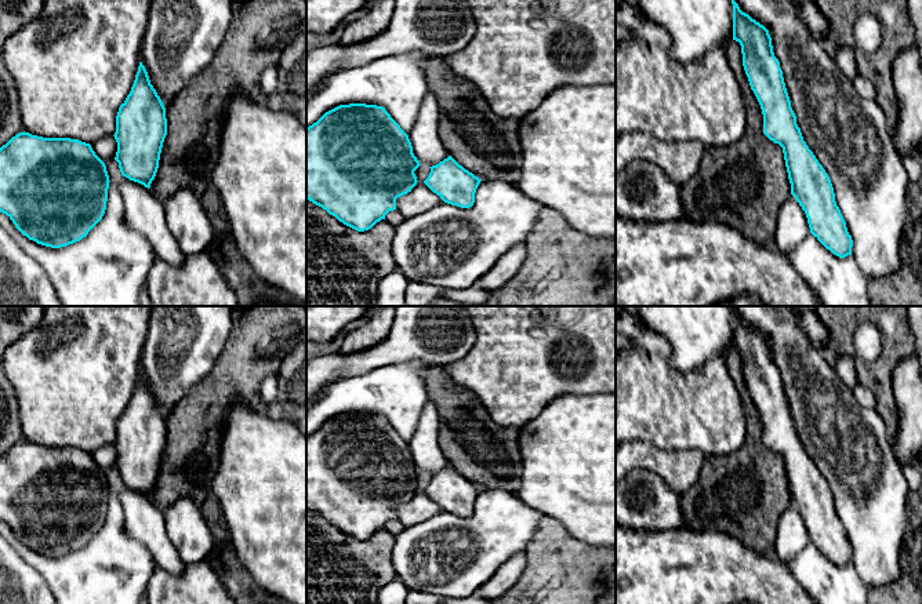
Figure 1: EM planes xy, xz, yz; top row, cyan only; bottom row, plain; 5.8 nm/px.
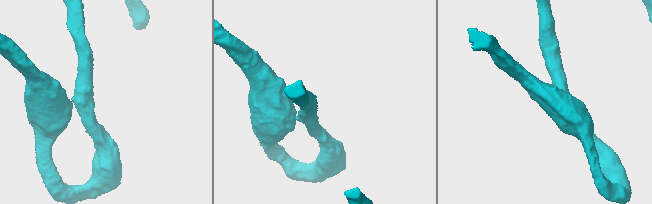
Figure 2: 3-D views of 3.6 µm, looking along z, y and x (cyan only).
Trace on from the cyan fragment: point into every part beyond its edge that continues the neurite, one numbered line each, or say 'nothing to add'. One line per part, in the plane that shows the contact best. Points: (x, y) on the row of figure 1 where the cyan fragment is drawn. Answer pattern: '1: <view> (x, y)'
nothing to add

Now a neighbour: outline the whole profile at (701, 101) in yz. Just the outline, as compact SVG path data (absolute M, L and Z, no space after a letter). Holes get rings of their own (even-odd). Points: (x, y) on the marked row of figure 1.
M636 0L616 10L616 137L638 131L661 141L697 141L705 149L738 142L747 128L747 109L729 62L727 44L720 44L700 61L687 65L674 59L669 48L669 33L650 21Z

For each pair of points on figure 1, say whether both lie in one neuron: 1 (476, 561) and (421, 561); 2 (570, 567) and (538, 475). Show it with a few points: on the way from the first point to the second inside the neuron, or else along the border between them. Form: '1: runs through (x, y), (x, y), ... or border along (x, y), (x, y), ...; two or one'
1: runs through (463, 561), (435, 561); one
2: border along (543, 515), (554, 517), (579, 539); two

